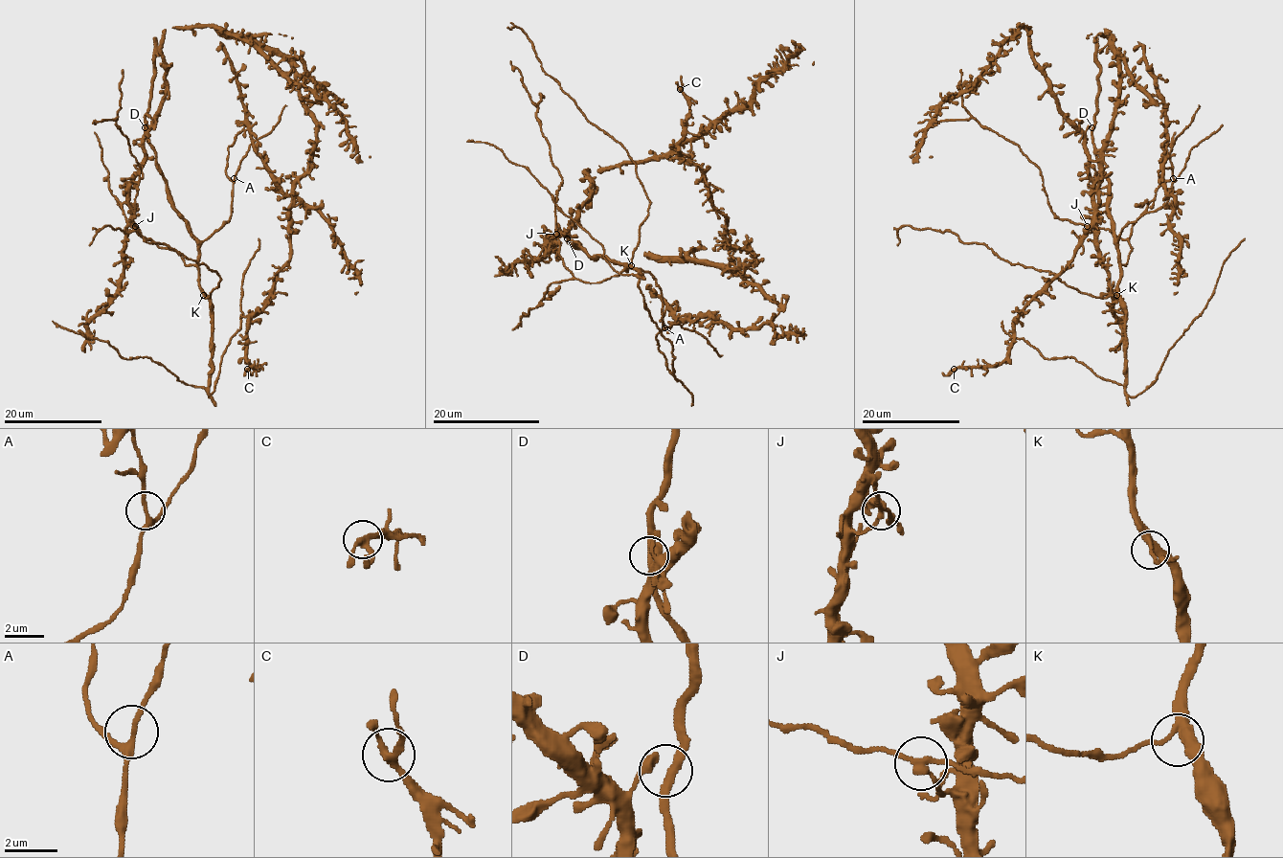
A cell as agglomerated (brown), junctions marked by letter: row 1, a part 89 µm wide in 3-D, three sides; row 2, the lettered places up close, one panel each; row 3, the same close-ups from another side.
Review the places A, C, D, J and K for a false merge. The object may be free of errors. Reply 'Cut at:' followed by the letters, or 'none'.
Cut at: none

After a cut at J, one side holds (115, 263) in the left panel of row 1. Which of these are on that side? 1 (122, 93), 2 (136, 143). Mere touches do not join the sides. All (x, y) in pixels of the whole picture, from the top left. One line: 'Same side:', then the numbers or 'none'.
Same side: 2

